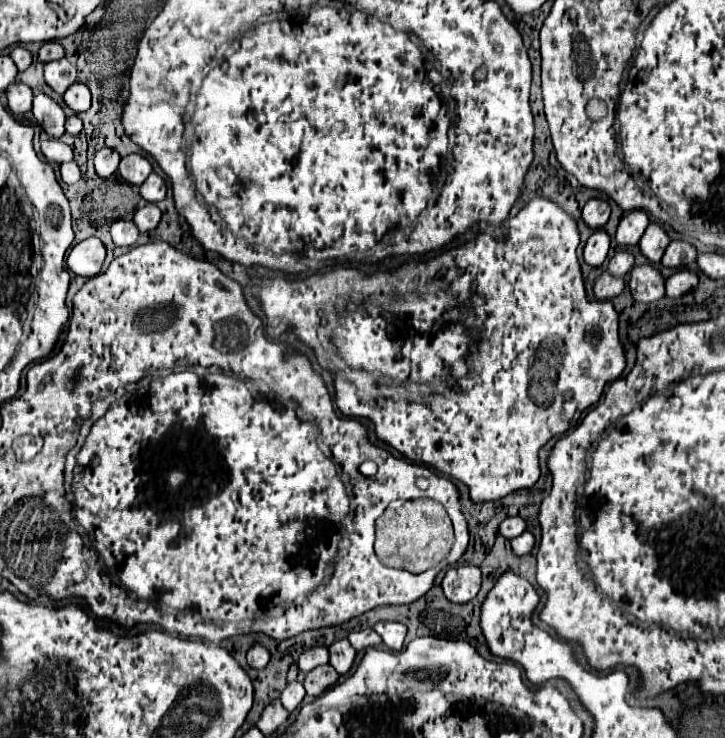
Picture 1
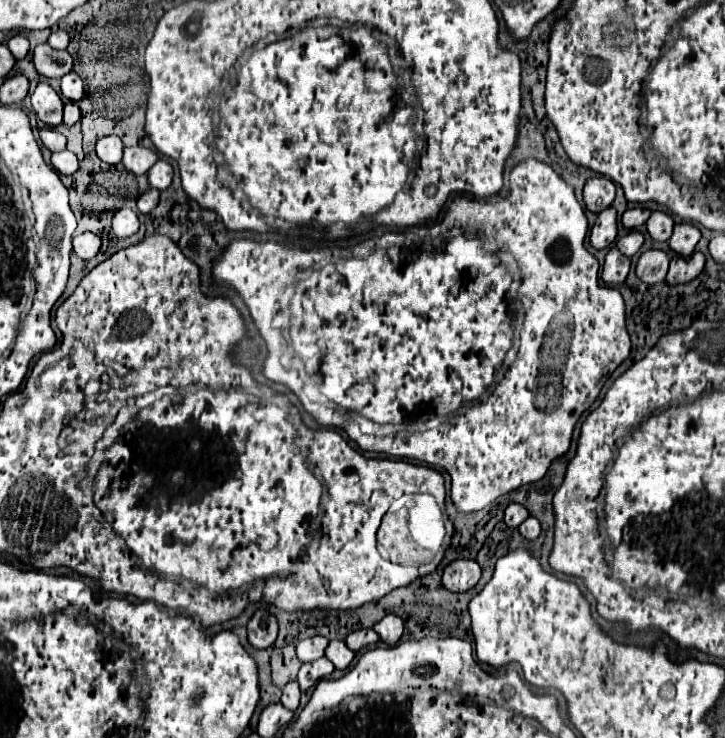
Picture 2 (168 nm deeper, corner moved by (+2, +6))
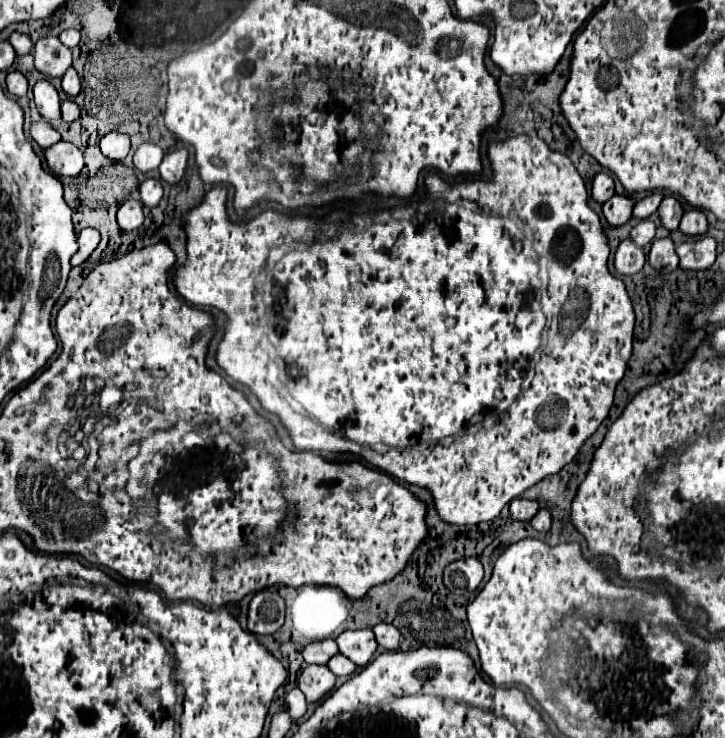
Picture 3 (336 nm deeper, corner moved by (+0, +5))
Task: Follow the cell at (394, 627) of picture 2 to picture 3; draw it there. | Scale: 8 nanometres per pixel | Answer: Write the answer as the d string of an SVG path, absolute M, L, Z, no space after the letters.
M378 623L372 631L376 633L376 641L378 641L380 647L384 647L388 651L396 651L398 649L402 635L400 635L400 631L394 625L390 625L390 623Z

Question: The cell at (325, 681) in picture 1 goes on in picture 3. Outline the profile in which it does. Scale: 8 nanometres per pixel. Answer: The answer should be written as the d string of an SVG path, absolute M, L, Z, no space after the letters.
M308 665L298 677L298 687L306 695L308 703L324 697L334 687L334 683L336 675L326 665Z

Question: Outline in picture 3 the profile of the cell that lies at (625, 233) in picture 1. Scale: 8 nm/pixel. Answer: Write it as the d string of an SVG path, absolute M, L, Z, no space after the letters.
M660 191L650 193L648 197L644 197L642 201L638 201L638 203L634 205L632 217L634 217L634 219L648 219L650 215L656 213L656 209L658 209L658 205L660 205L662 199L664 199L664 195L662 195Z

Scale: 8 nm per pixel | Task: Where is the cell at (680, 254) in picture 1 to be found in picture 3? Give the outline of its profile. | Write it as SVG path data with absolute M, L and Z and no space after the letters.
M686 211L680 221L680 231L690 237L702 237L708 231L706 215L702 211Z

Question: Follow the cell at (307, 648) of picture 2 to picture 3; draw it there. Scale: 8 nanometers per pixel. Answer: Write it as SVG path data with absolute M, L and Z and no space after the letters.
M324 639L324 641L314 641L308 643L302 651L304 661L306 663L318 663L318 665L326 665L330 661L330 657L338 651L338 645L334 639Z

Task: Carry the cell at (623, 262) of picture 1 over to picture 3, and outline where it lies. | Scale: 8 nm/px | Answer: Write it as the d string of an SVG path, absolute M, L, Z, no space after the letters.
M650 219L640 221L632 231L630 231L630 239L638 245L638 247L646 247L656 235L656 223Z

